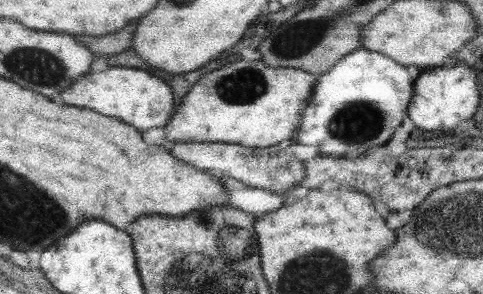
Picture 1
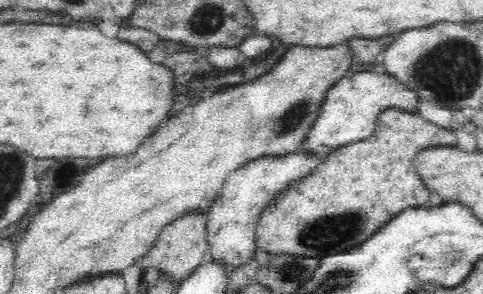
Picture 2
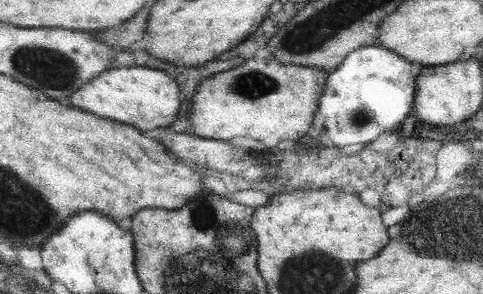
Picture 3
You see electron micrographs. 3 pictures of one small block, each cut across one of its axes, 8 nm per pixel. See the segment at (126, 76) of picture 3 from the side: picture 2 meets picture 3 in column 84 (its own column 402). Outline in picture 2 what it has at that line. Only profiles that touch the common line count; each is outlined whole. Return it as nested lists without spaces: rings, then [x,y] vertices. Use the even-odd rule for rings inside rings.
[[[358,72],[350,78],[338,80],[330,90],[324,92],[324,100],[320,104],[318,116],[314,118],[310,130],[306,132],[300,154],[322,158],[334,152],[334,148],[344,148],[350,142],[358,142],[370,138],[376,130],[376,120],[384,110],[406,110],[414,112],[416,96],[410,90],[404,90],[396,80],[392,80],[386,72]]]

